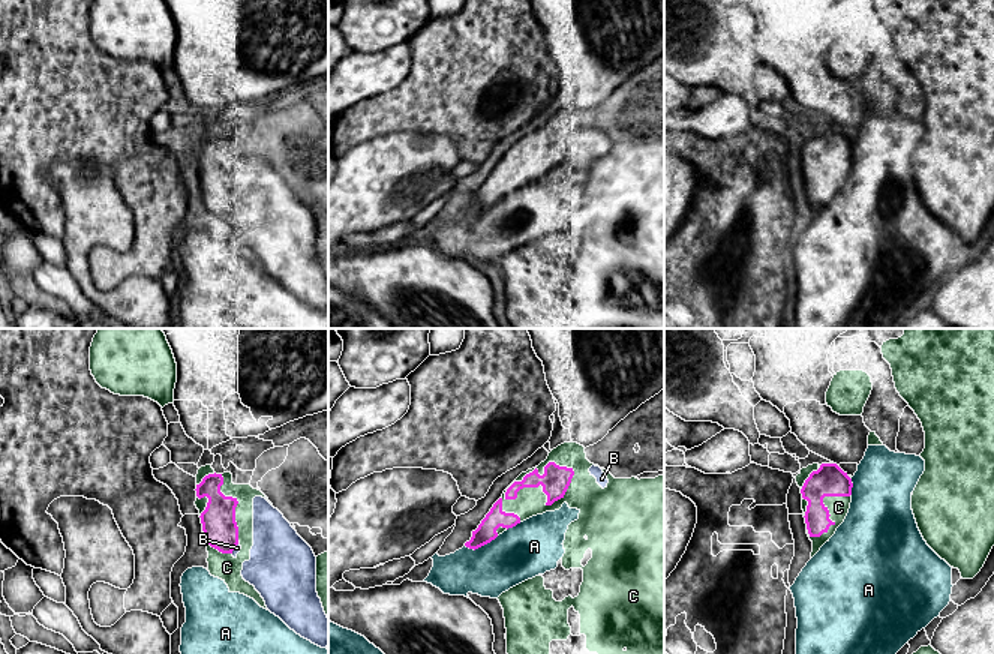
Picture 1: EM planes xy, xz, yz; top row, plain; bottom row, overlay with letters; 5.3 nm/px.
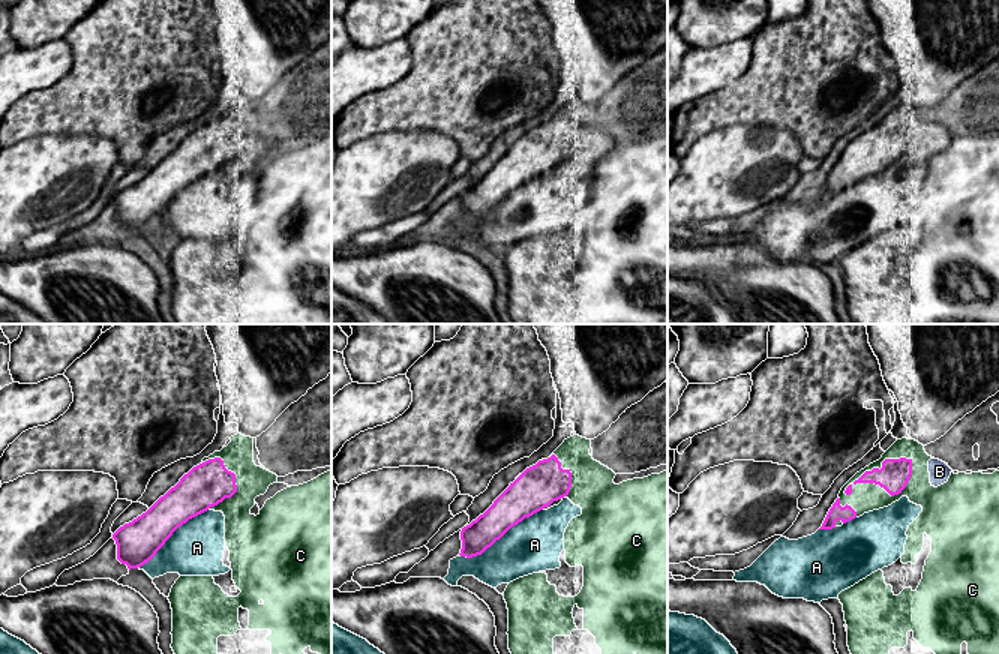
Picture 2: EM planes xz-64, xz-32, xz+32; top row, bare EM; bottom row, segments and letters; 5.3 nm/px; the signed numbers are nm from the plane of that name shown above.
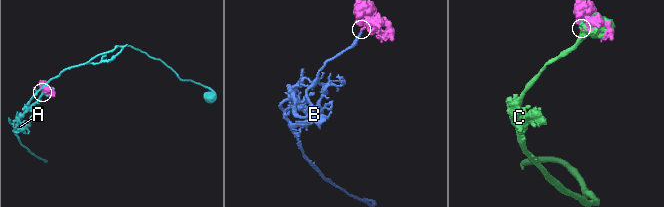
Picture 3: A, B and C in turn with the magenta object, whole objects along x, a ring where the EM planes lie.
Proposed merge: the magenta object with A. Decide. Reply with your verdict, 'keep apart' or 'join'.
keep apart

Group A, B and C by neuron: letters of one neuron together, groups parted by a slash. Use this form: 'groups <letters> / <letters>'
groups A / B / C

